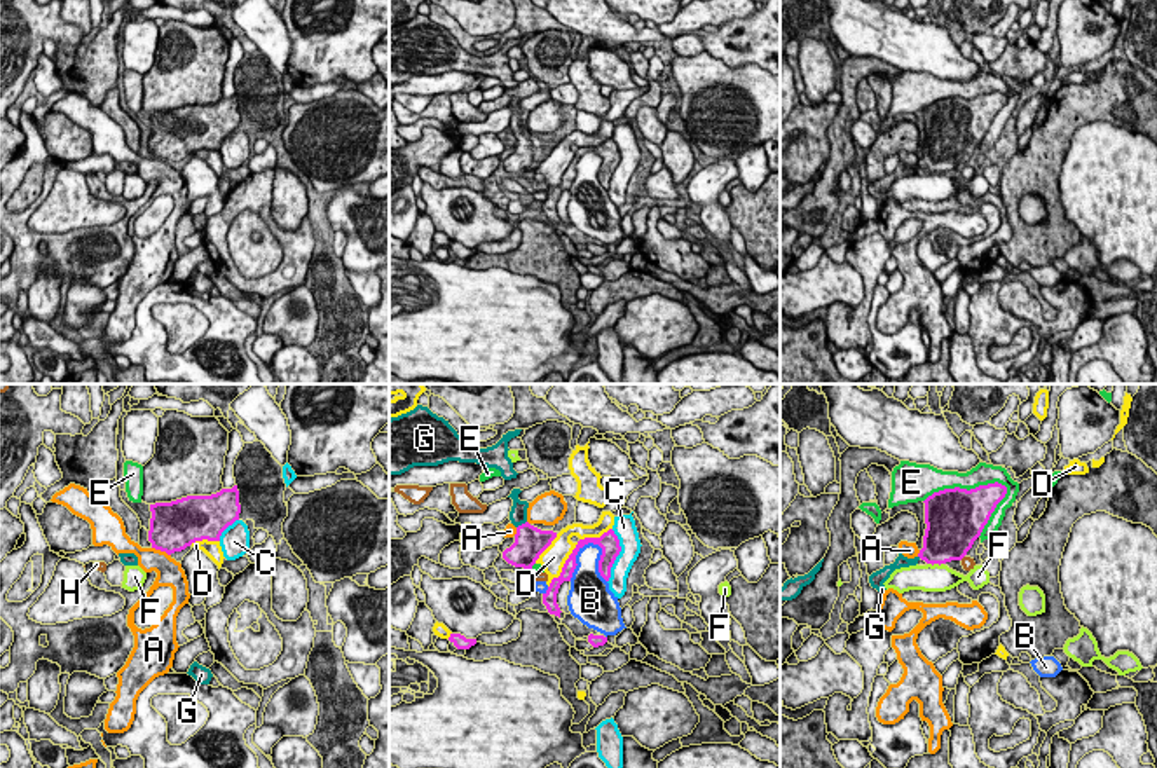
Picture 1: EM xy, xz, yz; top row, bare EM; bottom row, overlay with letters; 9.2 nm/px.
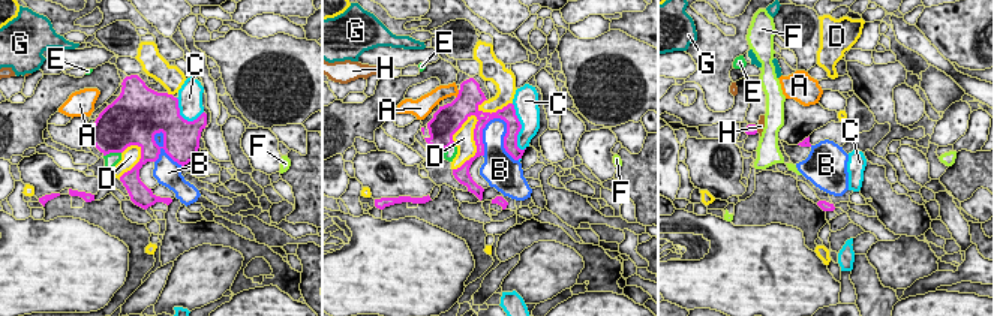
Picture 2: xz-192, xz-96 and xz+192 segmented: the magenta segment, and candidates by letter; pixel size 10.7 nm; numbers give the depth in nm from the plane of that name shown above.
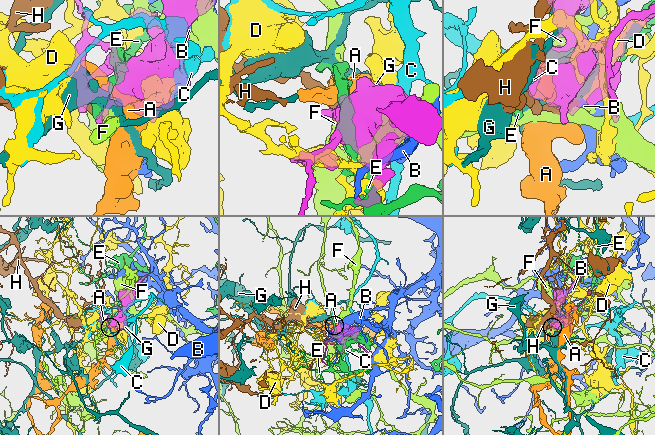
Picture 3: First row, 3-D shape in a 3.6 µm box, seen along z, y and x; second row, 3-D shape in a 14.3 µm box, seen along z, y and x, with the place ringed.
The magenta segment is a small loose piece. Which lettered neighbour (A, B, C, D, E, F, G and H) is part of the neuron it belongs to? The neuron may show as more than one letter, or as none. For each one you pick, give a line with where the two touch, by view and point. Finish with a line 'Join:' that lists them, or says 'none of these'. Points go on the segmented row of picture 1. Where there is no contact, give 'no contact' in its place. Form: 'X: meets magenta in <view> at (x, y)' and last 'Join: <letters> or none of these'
G: meets magenta in xz at (522, 524)
Join: G

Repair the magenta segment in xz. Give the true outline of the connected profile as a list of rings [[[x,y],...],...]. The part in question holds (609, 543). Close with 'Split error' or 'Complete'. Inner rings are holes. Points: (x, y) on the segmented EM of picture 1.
[[[613,529],[604,532],[600,538],[585,538],[585,539],[578,541],[576,548],[572,550],[572,553],[565,560],[560,576],[553,578],[548,590],[543,593],[543,604],[546,606],[550,614],[555,614],[555,616],[560,618],[562,611],[557,604],[558,588],[564,581],[571,581],[572,573],[578,566],[576,564],[576,555],[588,543],[599,545],[602,548],[602,555],[600,555],[600,560],[599,560],[599,573],[606,581],[609,581],[611,567],[613,567],[616,557],[621,552],[620,539],[618,539],[618,536],[614,534]]]. Complete

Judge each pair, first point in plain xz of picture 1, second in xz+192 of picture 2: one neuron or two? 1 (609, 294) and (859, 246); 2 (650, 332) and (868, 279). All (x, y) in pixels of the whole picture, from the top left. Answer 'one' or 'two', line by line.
1: two
2: two

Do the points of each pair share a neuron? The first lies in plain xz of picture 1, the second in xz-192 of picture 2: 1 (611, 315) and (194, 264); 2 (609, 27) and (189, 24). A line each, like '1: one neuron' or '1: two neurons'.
1: one neuron
2: two neurons

